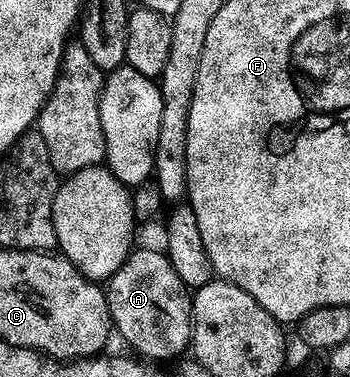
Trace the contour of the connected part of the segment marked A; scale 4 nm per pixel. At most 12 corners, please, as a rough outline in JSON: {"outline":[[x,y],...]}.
{"outline":[[133,249],[108,311],[145,359],[192,341],[189,287],[167,253]]}

